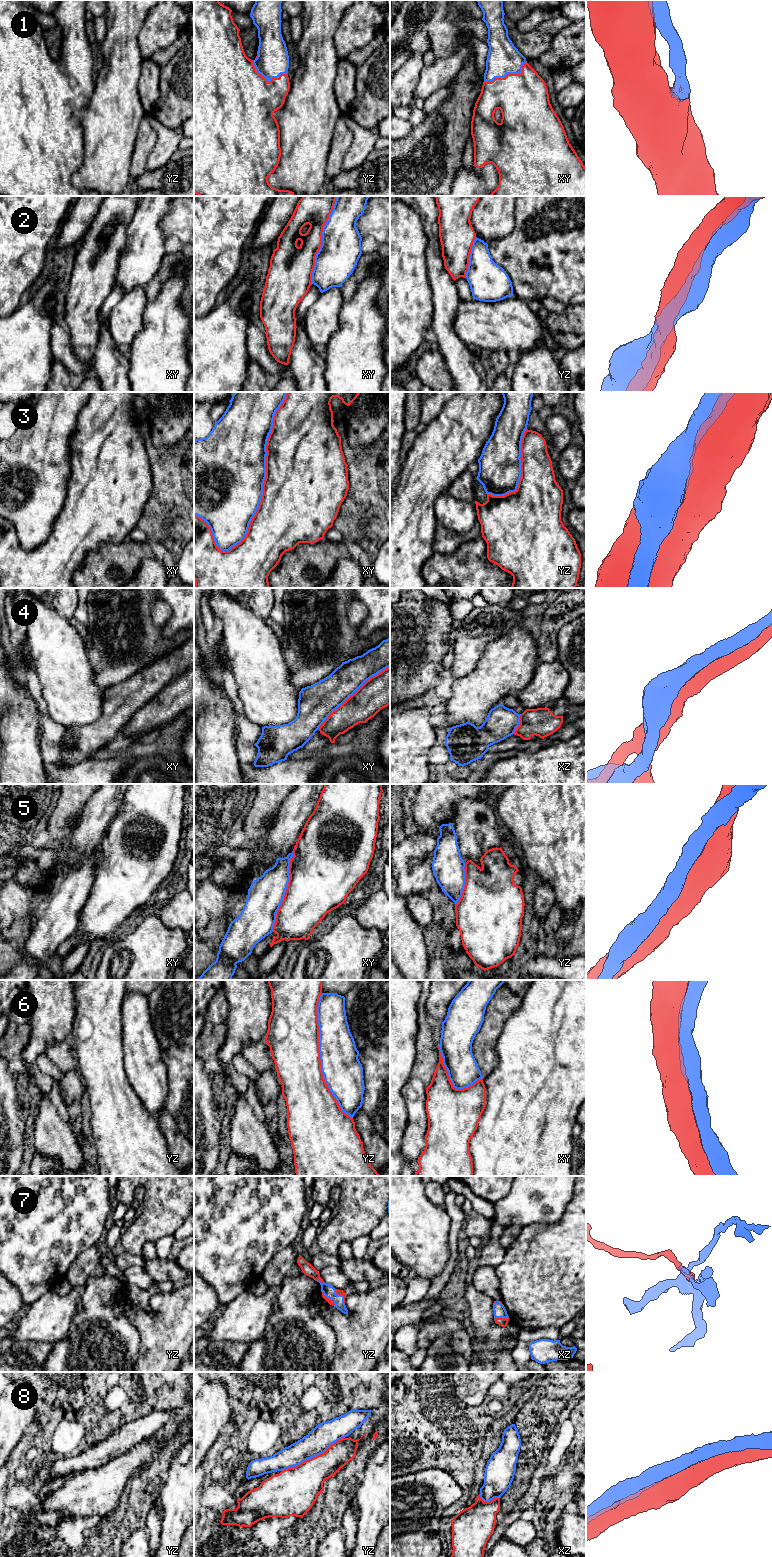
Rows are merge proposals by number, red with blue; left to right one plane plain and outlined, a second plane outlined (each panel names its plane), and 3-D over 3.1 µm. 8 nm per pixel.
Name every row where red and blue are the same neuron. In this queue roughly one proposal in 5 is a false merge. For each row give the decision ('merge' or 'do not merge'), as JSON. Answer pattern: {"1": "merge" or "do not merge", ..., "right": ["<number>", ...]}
{"1": "merge", "2": "merge", "3": "merge", "4": "merge", "5": "merge", "6": "merge", "7": "do not merge", "8": "merge", "right": ["1", "2", "3", "4", "5", "6", "8"]}

